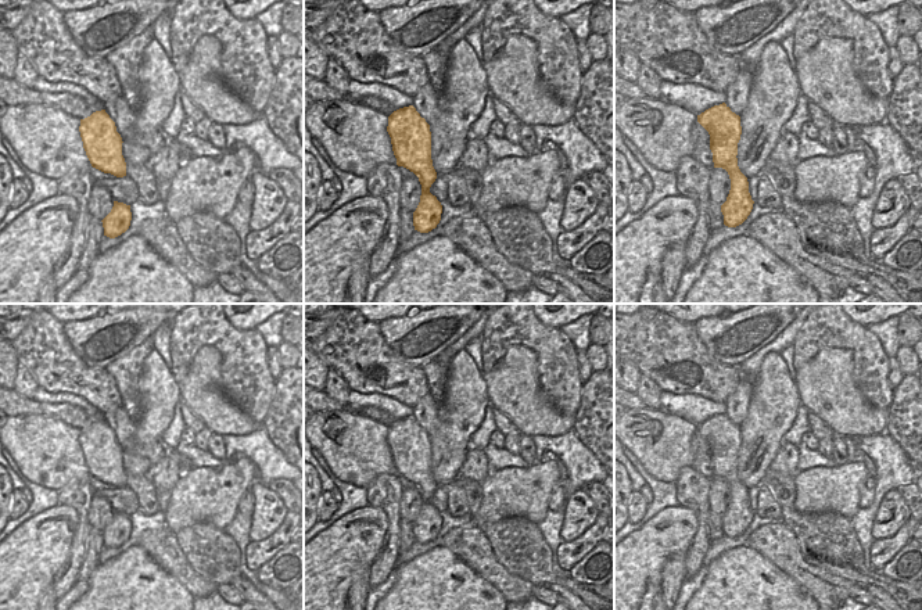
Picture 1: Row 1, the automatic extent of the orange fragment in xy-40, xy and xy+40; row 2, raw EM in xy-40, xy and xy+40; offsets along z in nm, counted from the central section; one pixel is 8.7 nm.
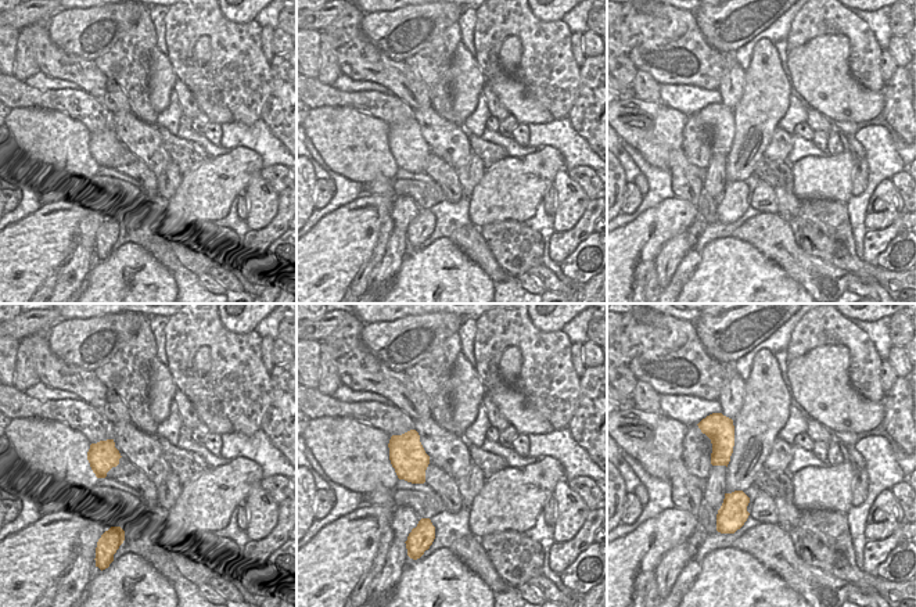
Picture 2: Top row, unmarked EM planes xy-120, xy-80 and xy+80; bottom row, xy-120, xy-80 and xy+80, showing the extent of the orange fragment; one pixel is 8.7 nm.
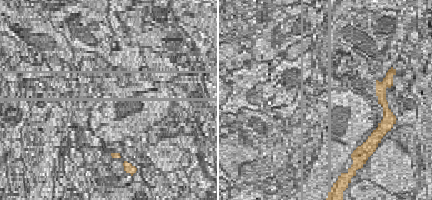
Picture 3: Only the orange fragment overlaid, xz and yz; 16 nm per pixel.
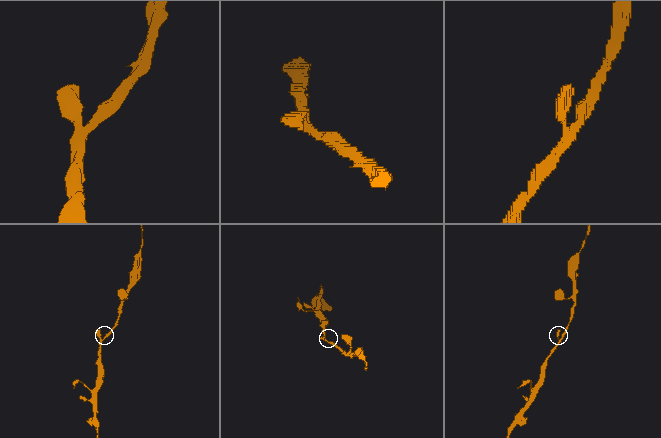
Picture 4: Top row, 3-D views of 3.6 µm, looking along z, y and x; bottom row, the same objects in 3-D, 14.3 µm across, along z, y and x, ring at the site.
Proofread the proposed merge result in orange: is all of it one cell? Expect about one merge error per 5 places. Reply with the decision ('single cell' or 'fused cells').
single cell

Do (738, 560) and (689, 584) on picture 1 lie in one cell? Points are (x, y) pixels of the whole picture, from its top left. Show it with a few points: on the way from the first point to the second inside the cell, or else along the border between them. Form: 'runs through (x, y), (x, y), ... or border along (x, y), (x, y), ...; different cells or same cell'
border along (709, 567), (703, 582), (691, 595); different cells

